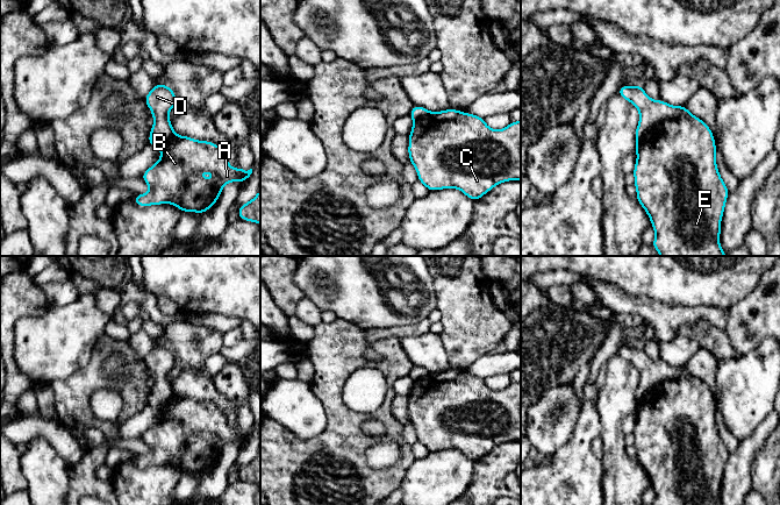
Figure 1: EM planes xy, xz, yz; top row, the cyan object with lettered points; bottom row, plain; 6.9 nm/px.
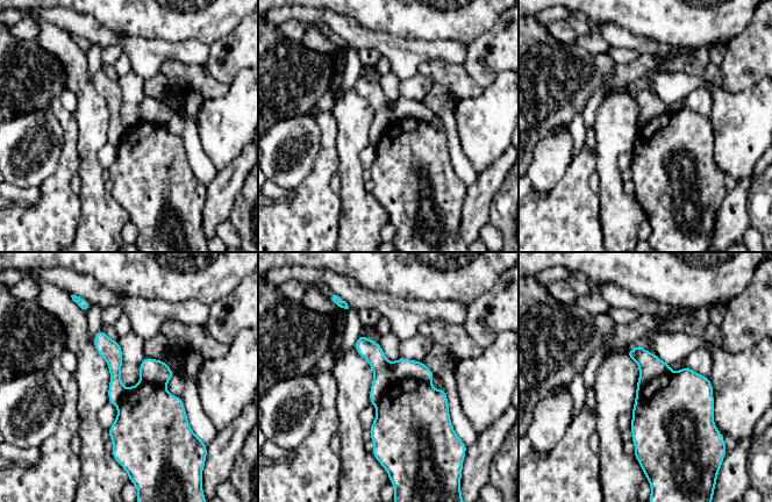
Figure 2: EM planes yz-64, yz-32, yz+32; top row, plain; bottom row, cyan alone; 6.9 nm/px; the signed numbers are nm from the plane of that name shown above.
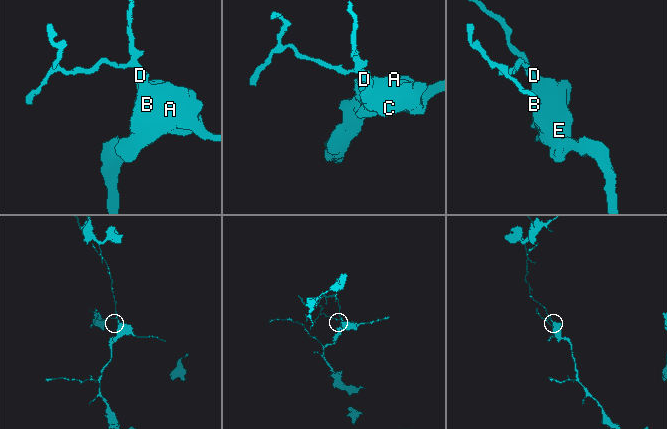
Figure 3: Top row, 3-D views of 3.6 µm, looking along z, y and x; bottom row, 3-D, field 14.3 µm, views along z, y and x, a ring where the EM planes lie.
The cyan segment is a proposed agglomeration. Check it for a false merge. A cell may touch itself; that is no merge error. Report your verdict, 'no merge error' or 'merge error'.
merge error

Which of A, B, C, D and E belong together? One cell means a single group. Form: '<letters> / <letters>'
A B C E / D

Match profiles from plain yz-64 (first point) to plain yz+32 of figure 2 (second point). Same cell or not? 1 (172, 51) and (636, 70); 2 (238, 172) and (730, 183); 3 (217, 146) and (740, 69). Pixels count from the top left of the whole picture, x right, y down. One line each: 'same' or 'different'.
1: different
2: different
3: different

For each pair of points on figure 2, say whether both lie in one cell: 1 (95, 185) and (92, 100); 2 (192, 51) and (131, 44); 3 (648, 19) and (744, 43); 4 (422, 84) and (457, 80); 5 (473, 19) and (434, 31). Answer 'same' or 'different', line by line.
1: same
2: same
3: different
4: different
5: same

